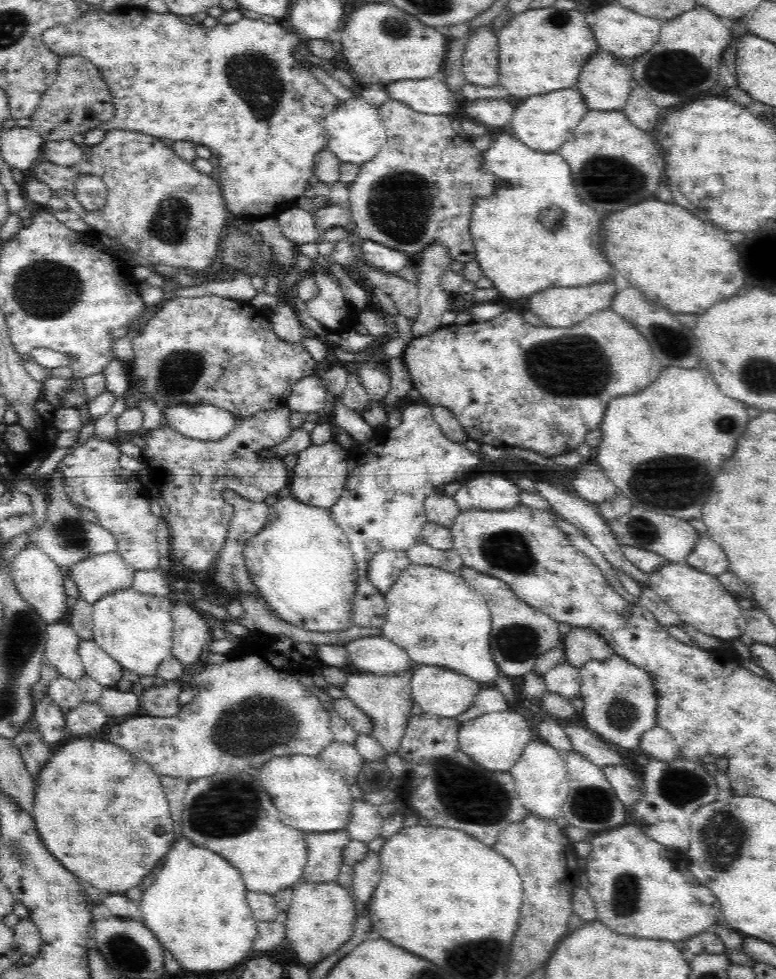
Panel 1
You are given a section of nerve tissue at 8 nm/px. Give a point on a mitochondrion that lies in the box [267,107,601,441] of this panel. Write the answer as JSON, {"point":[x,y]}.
{"point":[399,205]}

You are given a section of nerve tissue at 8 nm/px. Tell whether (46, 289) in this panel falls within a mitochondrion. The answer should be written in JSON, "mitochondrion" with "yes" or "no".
{"mitochondrion":"yes"}

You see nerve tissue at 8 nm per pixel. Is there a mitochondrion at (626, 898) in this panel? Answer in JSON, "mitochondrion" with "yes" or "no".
{"mitochondrion":"yes"}

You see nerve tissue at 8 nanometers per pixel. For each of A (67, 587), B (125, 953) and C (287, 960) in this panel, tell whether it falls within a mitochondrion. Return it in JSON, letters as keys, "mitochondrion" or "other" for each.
{"A":"other","B":"mitochondrion","C":"other"}

